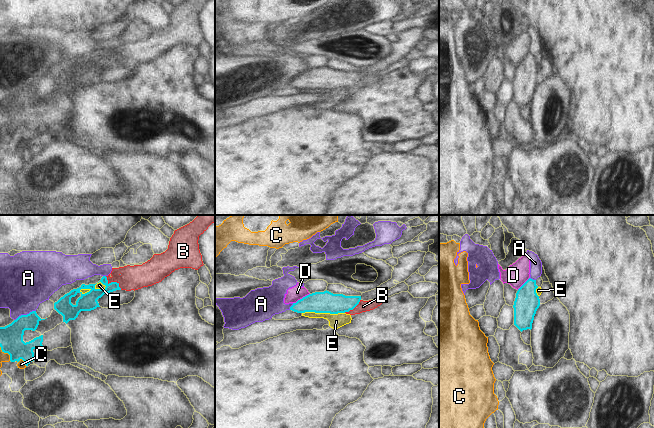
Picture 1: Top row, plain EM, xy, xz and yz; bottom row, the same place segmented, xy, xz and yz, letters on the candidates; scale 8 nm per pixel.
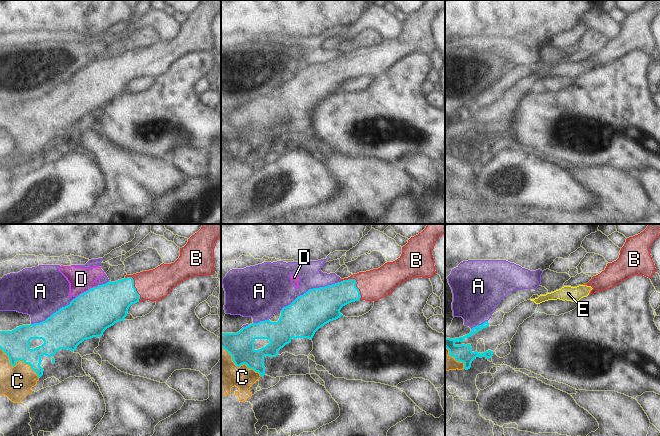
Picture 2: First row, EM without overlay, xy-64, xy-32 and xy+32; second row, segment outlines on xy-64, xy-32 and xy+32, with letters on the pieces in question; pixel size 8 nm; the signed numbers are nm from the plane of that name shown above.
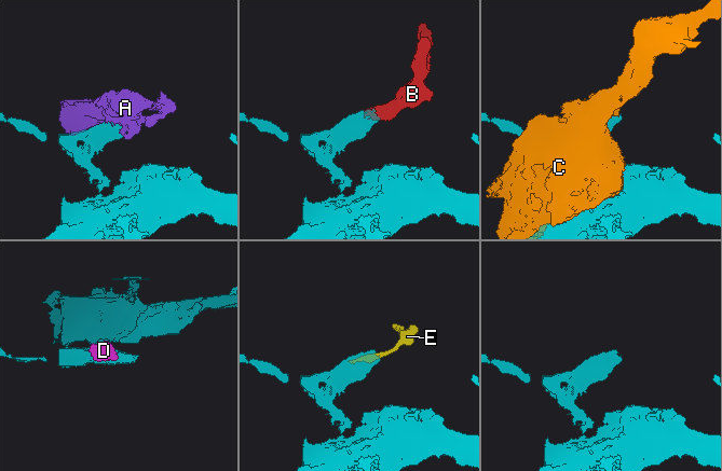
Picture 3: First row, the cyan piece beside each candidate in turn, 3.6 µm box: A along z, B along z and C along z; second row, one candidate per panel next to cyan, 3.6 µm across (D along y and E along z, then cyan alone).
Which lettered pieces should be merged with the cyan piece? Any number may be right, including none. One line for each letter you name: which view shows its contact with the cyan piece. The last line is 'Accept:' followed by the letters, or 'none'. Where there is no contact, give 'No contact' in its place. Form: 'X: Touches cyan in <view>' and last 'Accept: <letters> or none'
B: Touches cyan in xy
Accept: B.

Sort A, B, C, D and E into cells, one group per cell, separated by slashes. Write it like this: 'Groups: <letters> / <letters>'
Groups: A D / B / C / E.

